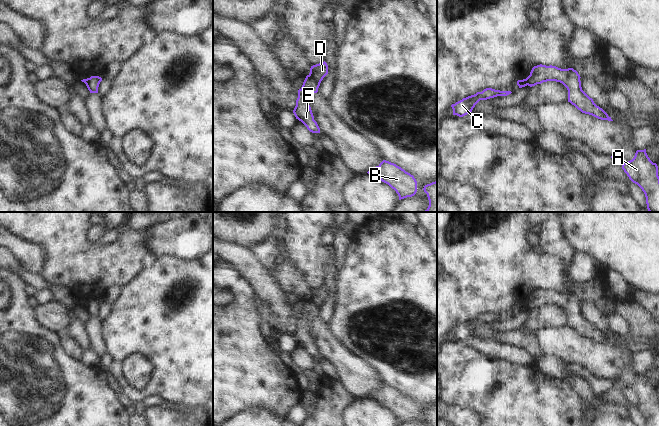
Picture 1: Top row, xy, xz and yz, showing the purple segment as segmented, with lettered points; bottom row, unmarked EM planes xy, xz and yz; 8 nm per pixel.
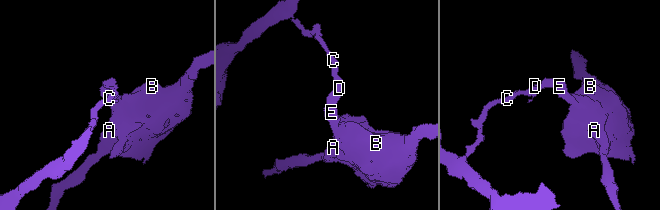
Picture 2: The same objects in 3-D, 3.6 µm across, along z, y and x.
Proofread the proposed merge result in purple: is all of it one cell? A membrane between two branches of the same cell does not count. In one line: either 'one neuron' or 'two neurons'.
two neurons

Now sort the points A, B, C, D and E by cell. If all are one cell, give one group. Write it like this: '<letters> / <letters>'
A B E / C D

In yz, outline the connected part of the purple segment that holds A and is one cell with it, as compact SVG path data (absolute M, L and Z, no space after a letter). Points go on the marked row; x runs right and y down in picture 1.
M646 149L637 150L632 160L623 163L622 169L644 192L648 211L659 212L658 166L650 160Z

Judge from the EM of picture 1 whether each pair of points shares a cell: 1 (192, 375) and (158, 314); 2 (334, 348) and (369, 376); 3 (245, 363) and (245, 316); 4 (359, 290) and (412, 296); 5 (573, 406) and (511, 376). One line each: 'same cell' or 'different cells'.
1: same cell
2: same cell
3: same cell
4: same cell
5: same cell

